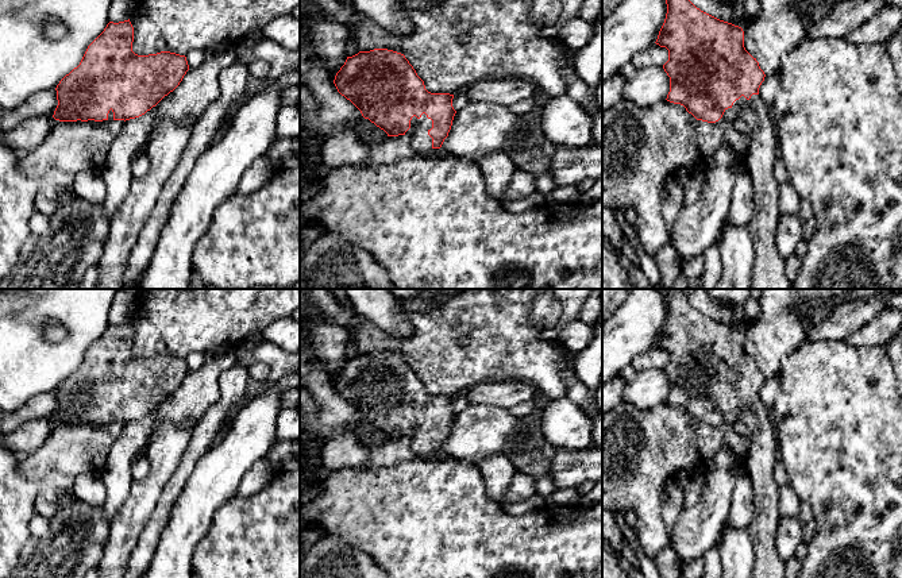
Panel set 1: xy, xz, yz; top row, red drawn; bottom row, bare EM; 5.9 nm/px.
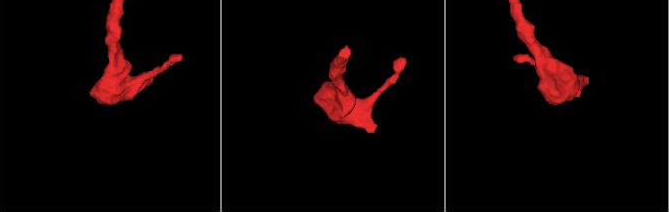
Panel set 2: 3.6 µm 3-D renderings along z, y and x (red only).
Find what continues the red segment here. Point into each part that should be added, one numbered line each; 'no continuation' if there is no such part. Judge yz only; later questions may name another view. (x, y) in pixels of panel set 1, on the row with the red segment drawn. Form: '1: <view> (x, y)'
1: yz (768, 272)

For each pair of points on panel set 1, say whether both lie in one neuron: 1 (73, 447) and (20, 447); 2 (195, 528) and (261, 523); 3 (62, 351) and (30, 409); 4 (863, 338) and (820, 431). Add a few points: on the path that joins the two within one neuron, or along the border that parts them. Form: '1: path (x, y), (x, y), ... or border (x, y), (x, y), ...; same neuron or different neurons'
1: border (54, 426), (49, 436), (35, 450), (20, 457); different neurons
2: border (227, 500), (216, 511), (195, 555); different neurons
3: border (54, 389), (30, 397), (14, 412); different neurons
4: border (844, 339), (855, 346), (883, 347); different neurons

